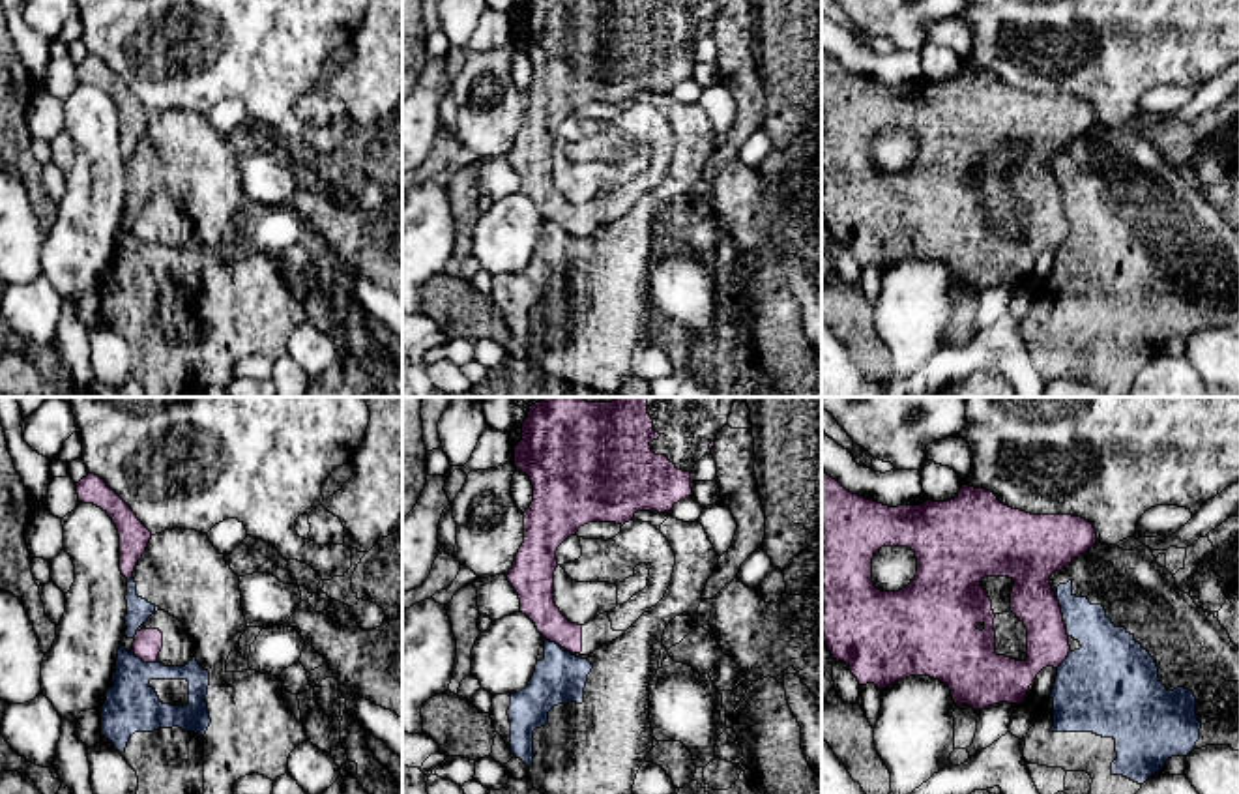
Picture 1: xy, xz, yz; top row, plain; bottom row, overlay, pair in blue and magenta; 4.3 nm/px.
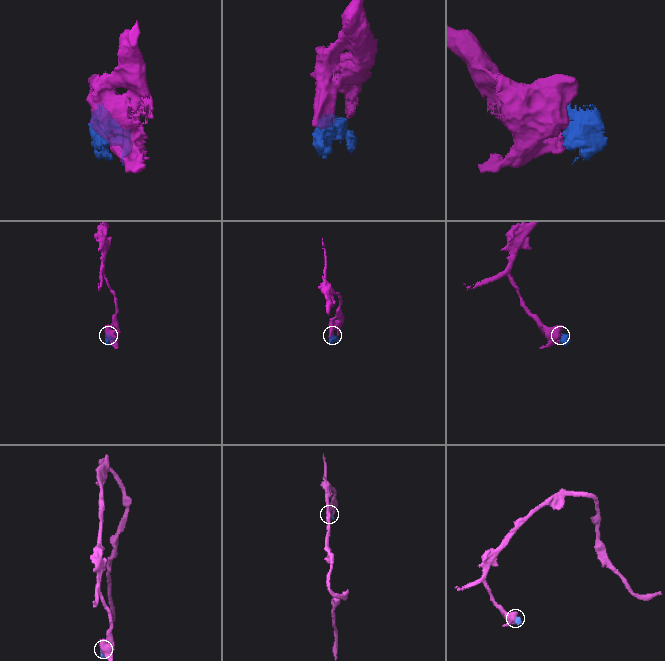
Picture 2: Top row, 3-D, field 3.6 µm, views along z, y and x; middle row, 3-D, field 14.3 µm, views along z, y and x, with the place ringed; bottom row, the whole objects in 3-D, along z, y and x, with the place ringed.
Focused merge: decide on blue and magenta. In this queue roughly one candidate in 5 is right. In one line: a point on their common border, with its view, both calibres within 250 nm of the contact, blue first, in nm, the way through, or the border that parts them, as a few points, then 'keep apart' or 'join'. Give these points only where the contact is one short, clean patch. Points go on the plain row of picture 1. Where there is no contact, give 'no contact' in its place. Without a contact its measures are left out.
contact yz (1062, 190); calibres 200 and 220 nm; border yz (1054, 173), (1065, 205); keep apart

